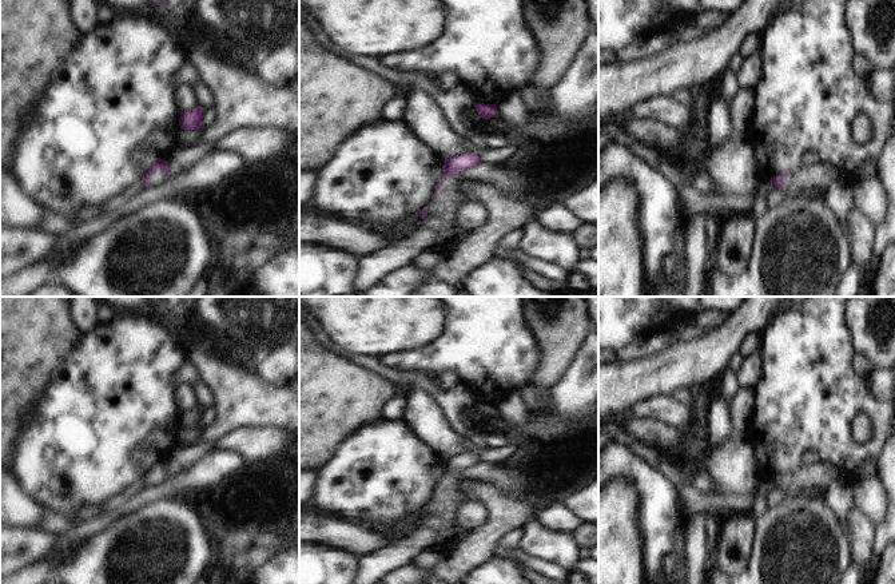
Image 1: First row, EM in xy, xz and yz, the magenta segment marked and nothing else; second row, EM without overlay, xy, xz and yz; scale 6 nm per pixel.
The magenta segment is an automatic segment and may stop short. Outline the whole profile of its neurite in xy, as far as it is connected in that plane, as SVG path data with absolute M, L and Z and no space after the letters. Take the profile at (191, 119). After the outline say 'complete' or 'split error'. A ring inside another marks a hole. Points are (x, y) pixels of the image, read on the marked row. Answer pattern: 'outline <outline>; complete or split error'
outline M198 106L194 110L184 111L180 114L179 126L184 130L199 130L202 127L202 116L204 114L204 108Z; complete

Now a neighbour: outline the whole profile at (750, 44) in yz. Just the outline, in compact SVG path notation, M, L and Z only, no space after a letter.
M748 33L740 44L740 53L743 56L748 56L753 53L759 47L760 41L757 40L760 36L755 33Z

